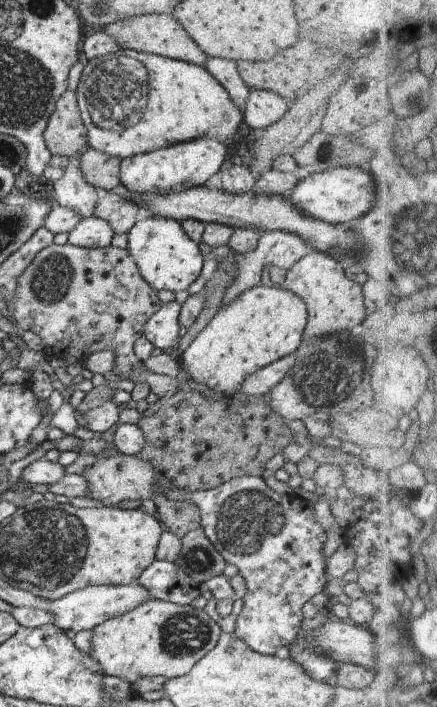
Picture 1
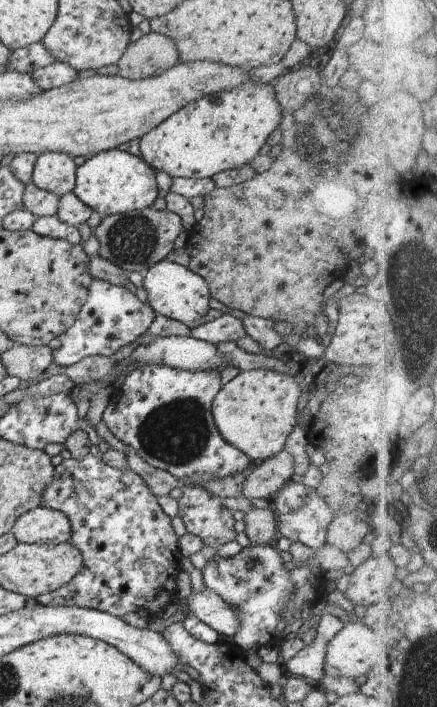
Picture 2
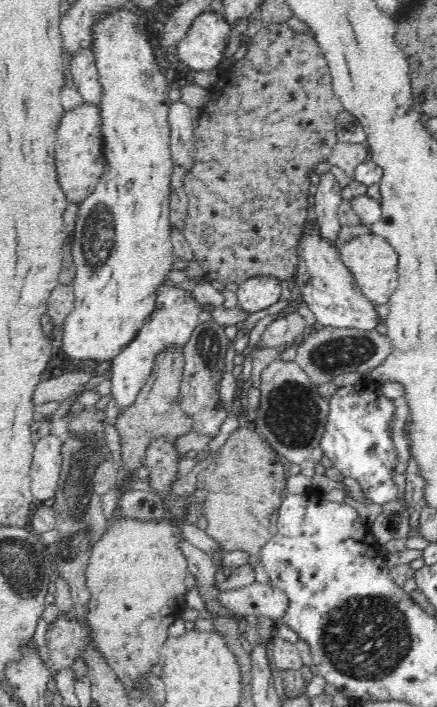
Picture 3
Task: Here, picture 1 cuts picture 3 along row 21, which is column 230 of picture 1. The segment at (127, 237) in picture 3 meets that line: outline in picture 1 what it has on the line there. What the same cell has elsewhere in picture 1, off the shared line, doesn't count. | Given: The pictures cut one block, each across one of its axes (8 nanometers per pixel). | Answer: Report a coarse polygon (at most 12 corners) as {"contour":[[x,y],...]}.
{"contour":[[132,49],[89,60],[89,148],[121,160],[235,139],[203,66]]}

